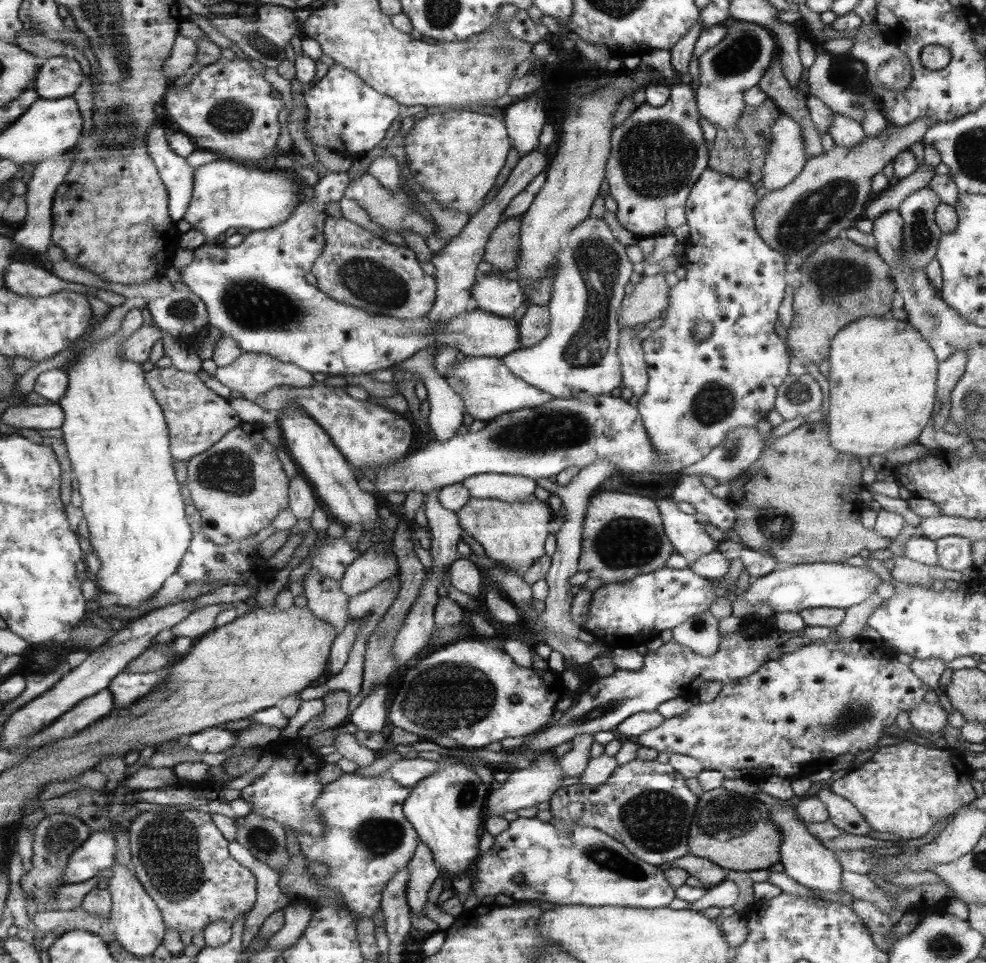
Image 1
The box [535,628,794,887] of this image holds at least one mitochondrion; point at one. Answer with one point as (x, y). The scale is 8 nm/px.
(655, 819)

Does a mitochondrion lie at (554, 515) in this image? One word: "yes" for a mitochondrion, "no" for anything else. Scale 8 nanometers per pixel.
no

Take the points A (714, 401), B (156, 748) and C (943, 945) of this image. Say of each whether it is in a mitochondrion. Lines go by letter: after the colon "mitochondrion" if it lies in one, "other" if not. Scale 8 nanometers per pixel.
A: mitochondrion
B: other
C: mitochondrion

